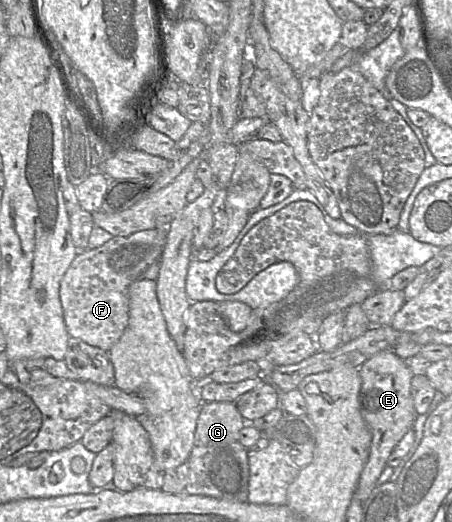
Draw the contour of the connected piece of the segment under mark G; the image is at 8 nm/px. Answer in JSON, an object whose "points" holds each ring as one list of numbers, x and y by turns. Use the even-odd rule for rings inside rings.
{"points":[[204,402,198,417,194,445,188,459,181,465,165,471,162,490,174,495,203,495,238,502,248,501,248,451,239,441,240,430,246,422,233,402]]}

